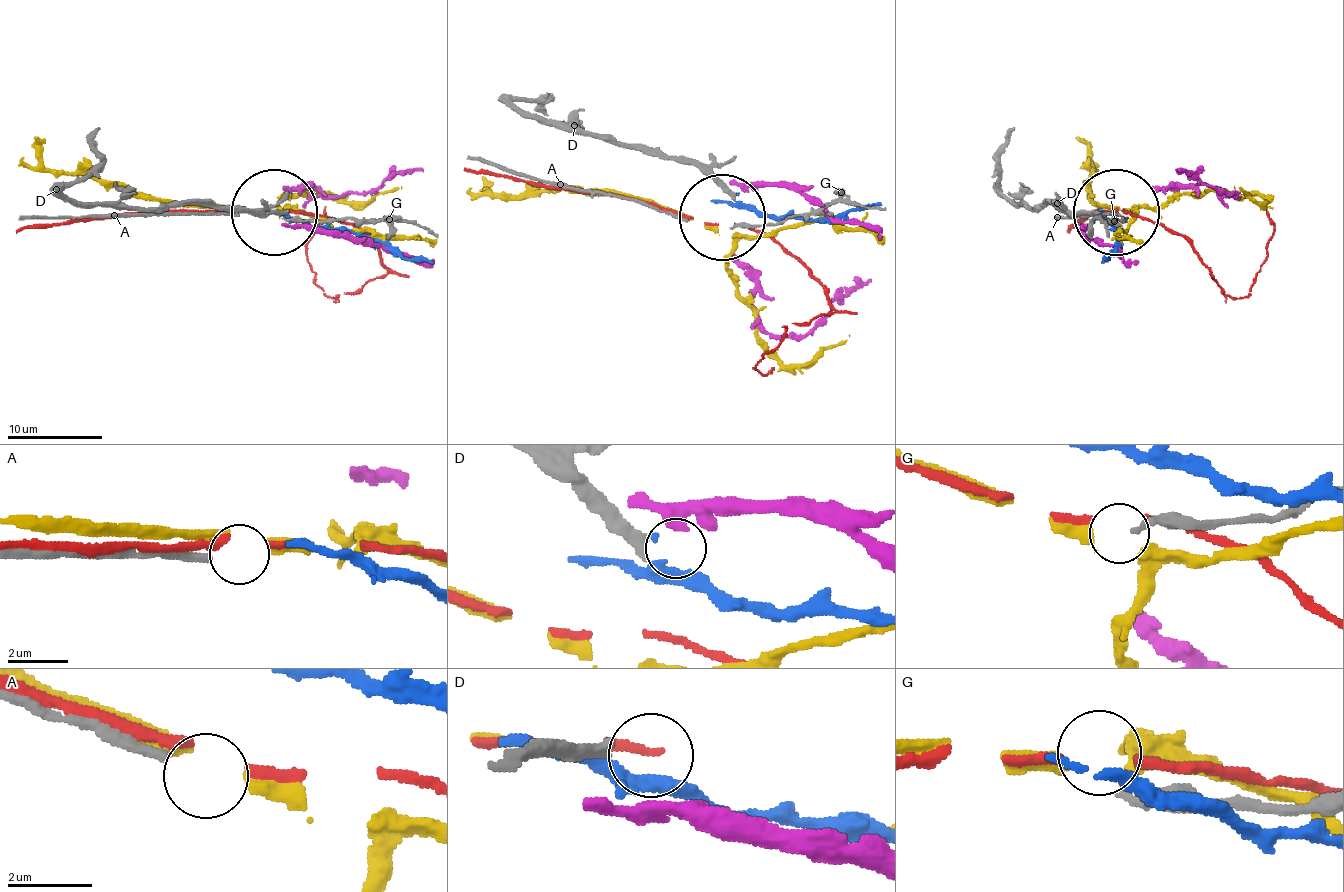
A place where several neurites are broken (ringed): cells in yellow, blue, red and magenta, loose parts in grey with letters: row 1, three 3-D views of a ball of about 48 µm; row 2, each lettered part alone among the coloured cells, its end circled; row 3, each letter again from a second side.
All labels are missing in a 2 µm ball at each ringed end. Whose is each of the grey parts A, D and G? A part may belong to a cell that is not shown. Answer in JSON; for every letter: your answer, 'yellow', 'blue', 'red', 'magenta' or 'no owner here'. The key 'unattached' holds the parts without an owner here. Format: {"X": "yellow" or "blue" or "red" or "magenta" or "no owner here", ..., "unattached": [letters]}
{"A": "no owner here", "D": "no owner here", "G": "no owner here", "unattached": ["A", "D", "G"]}

